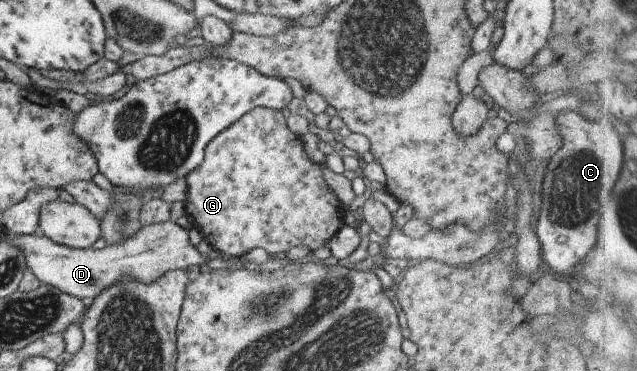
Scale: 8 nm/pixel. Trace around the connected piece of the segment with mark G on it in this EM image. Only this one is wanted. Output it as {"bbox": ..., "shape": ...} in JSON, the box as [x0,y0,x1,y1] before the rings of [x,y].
{"bbox":[184,107,344,257],"shape":[[[254,107],[250,111],[246,111],[240,119],[236,119],[235,123],[228,125],[226,129],[220,131],[213,139],[210,139],[203,150],[203,159],[200,165],[196,169],[192,169],[185,179],[186,185],[186,199],[184,199],[184,215],[188,219],[191,227],[196,229],[202,235],[202,239],[206,241],[213,249],[213,253],[219,255],[220,253],[230,255],[232,257],[239,257],[250,250],[258,248],[263,249],[268,253],[268,257],[272,254],[286,253],[289,249],[296,246],[303,246],[308,250],[308,257],[311,256],[312,251],[322,247],[324,243],[327,243],[338,229],[344,225],[344,210],[338,203],[338,199],[332,195],[332,191],[327,187],[327,184],[322,178],[322,171],[320,167],[310,161],[304,153],[304,145],[300,136],[294,135],[290,129],[288,129],[284,117],[282,117],[280,111],[264,107]]]}

